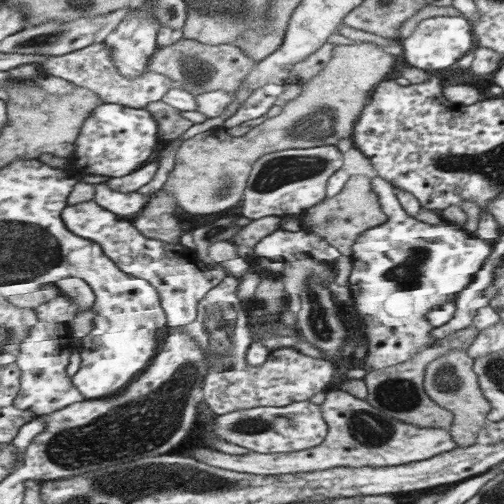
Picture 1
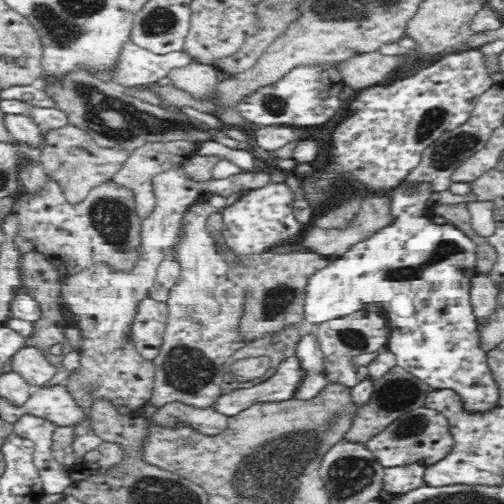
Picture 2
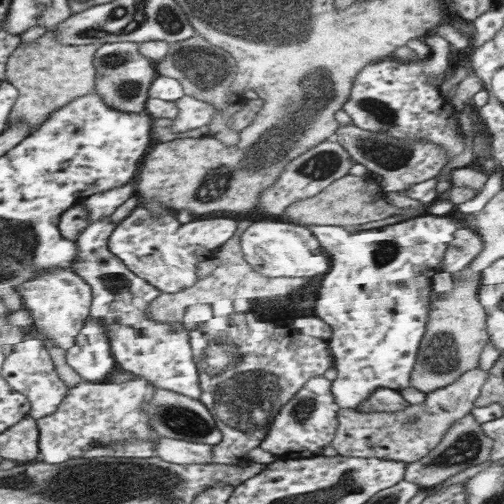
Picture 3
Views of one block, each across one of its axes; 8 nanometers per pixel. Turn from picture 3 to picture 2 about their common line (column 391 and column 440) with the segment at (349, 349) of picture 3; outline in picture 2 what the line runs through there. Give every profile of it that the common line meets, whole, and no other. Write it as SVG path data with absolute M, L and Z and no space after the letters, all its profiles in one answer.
M400 184L394 192L392 192L392 224L382 228L380 232L376 232L374 236L370 236L368 240L362 240L358 244L354 244L354 248L350 248L346 254L334 258L326 268L318 270L310 280L308 280L308 286L306 286L306 304L304 304L304 314L308 322L312 324L324 324L328 320L336 320L336 318L344 318L344 316L350 316L354 312L360 312L360 310L366 310L366 308L372 308L372 306L378 306L384 314L384 318L388 320L390 324L390 340L388 340L388 348L390 352L396 356L396 366L400 366L402 370L406 370L408 374L416 376L418 380L424 380L426 384L430 384L430 388L434 388L436 392L438 390L452 390L460 396L460 400L464 400L464 408L468 408L468 412L490 412L492 408L498 408L498 384L494 384L494 378L492 378L492 372L490 372L490 366L486 362L486 354L482 348L480 348L480 326L476 322L476 314L474 314L474 306L472 306L472 300L470 300L470 280L476 276L476 272L484 266L478 262L478 254L476 254L476 244L462 232L458 230L456 226L452 224L432 224L430 222L430 216L424 212L426 208L426 200L428 196L432 194L430 190L430 184Z

